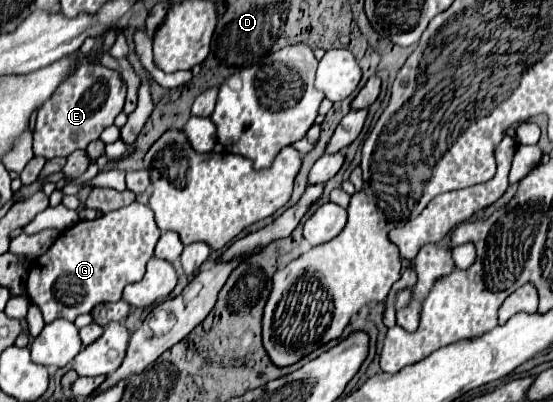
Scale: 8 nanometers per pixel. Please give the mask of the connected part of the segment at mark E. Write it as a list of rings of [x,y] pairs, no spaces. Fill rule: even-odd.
[[[83,63],[39,109],[33,129],[33,153],[45,159],[53,159],[69,157],[73,151],[85,149],[91,141],[99,139],[105,127],[113,125],[115,117],[123,111],[125,93],[127,85],[117,71],[103,65]]]

